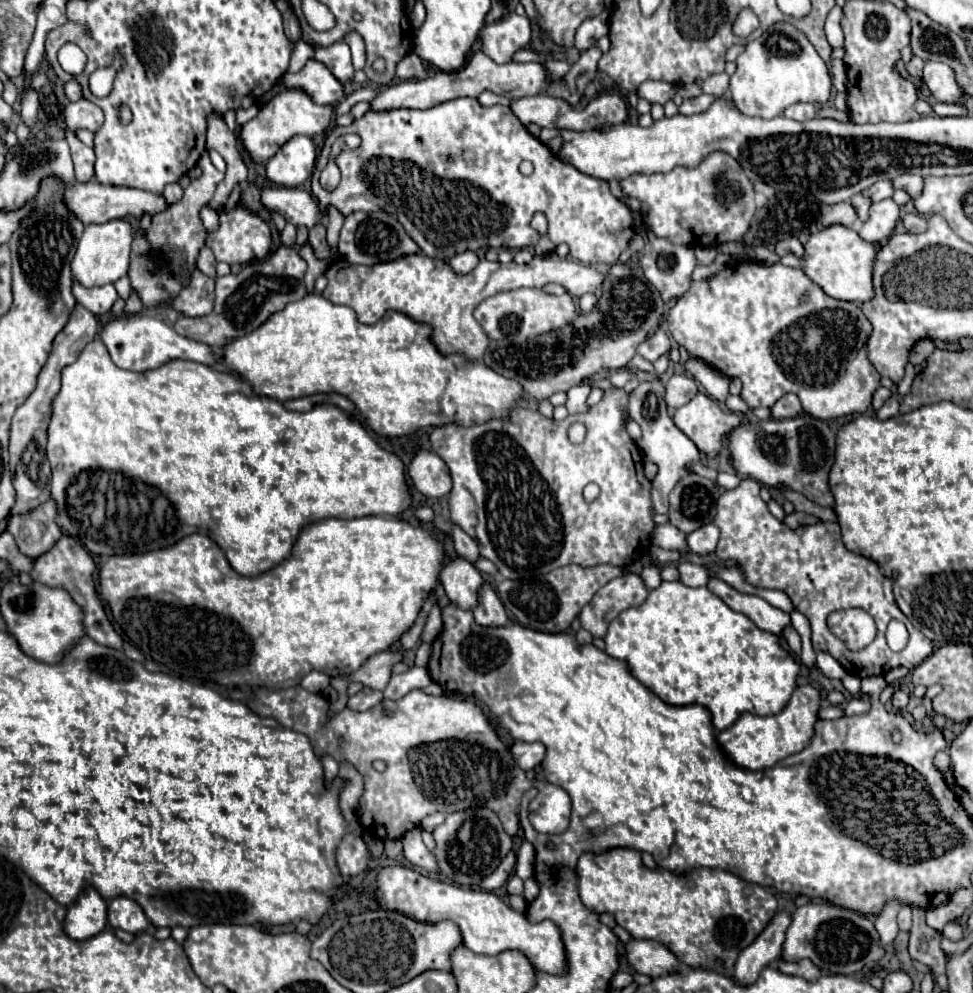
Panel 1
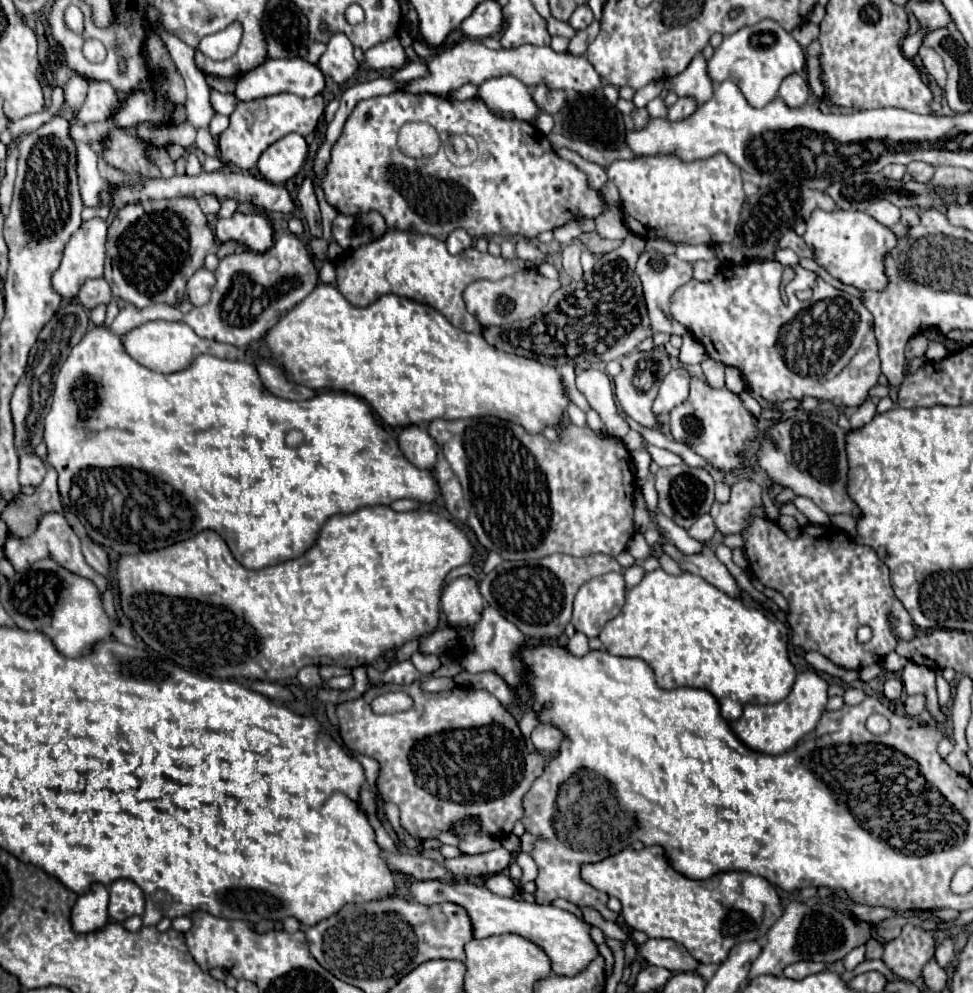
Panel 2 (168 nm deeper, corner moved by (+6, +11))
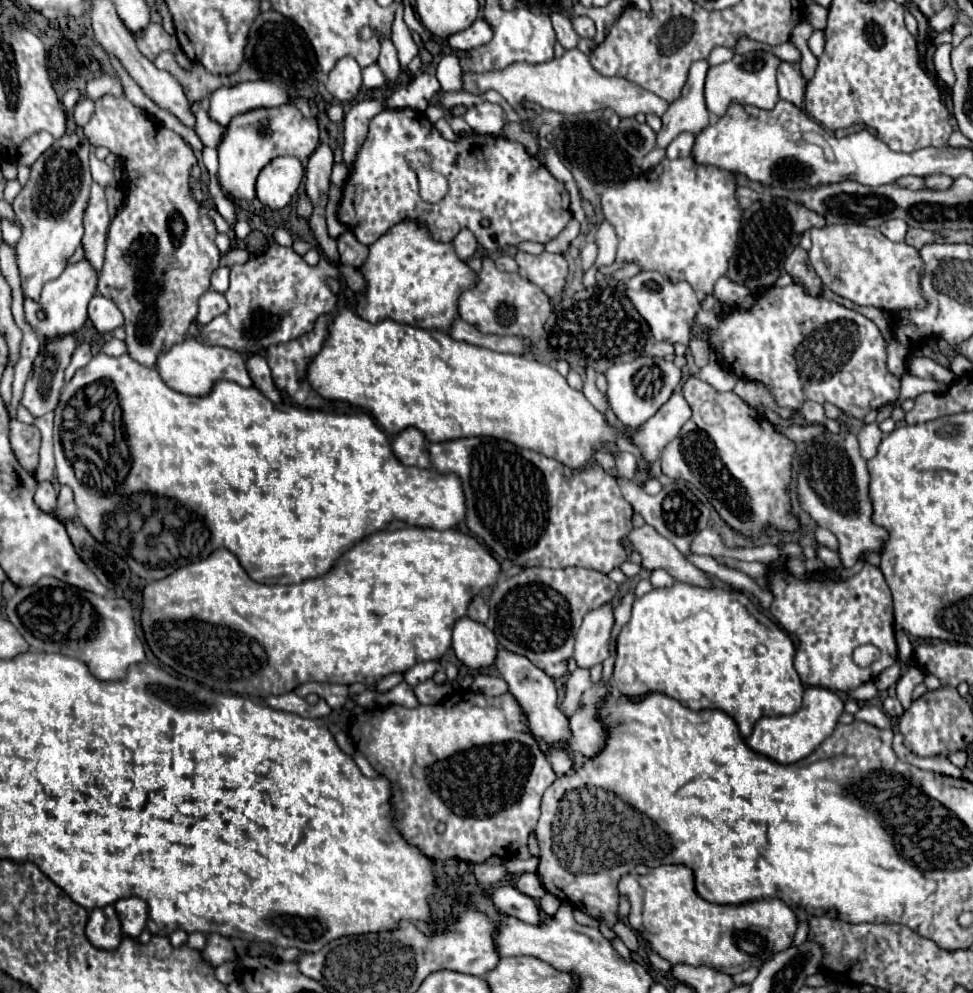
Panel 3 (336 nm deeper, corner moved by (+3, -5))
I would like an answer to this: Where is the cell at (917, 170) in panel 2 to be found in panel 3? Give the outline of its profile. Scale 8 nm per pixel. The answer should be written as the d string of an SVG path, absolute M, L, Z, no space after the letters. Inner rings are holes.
M929 176L929 178L925 178L925 184L931 190L947 190L951 182L953 182L953 178L949 178L949 176Z

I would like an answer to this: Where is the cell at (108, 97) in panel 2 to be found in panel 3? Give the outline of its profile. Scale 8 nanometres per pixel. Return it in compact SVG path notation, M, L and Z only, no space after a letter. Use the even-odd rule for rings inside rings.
M105 94L95 100L95 114L83 128L87 140L95 146L105 146L123 160L123 170L127 172L125 184L125 206L119 210L109 226L105 264L99 276L99 292L111 298L125 316L127 332L127 354L147 366L155 368L157 356L167 352L171 346L185 340L189 324L197 316L197 300L209 290L211 272L219 268L219 250L215 246L217 228L207 214L207 206L197 204L189 188L189 170L197 164L191 146L173 130L157 124L147 116L145 110L131 104L125 96Z

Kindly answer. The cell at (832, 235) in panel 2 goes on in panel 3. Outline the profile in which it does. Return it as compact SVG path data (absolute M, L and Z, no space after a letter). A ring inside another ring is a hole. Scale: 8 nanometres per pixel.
M839 224L811 230L813 248L809 260L823 280L823 284L835 294L853 300L859 306L875 306L887 312L925 308L927 302L921 292L923 260L919 250L905 242L891 242L877 228L863 224Z

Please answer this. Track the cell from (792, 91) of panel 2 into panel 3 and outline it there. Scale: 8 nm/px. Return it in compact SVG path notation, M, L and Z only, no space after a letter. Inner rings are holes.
M781 62L779 70L777 70L777 84L779 84L779 96L783 100L789 100L797 106L803 104L807 80L803 78L803 74L797 66L793 66L789 62Z

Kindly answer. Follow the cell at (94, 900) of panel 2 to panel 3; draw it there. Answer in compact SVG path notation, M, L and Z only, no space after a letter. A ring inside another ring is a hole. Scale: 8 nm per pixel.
M113 906L95 908L89 916L89 924L87 924L85 932L89 936L89 942L95 948L105 948L105 950L117 948L123 938L121 922L119 922Z

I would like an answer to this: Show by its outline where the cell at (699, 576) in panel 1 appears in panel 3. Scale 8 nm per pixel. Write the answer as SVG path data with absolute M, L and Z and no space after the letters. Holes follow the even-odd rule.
M653 570L649 582L653 584L653 588L669 588L669 584L673 584L673 576L669 576L669 572L665 570Z

